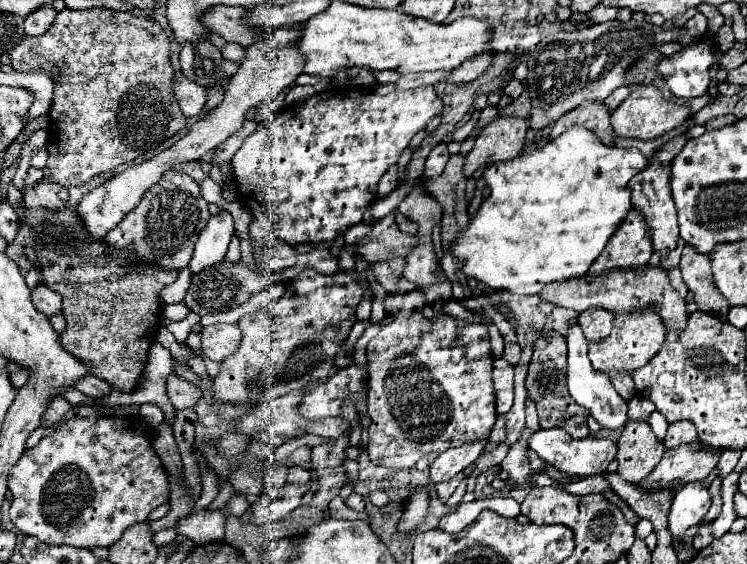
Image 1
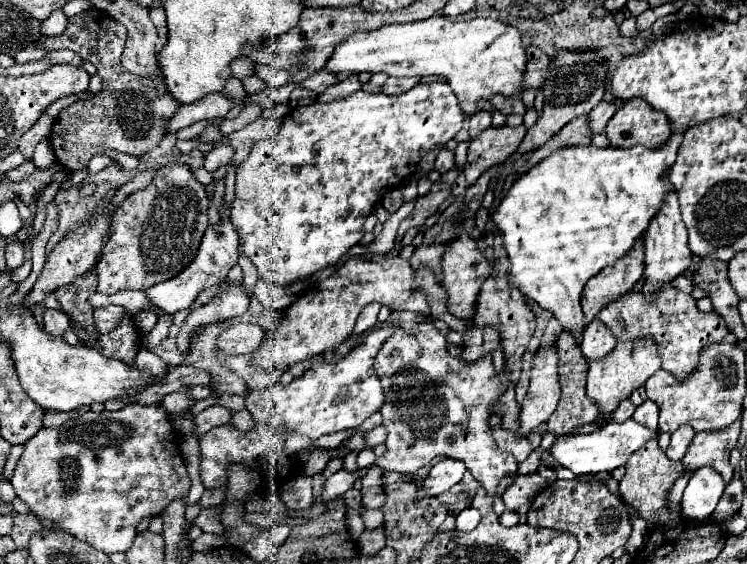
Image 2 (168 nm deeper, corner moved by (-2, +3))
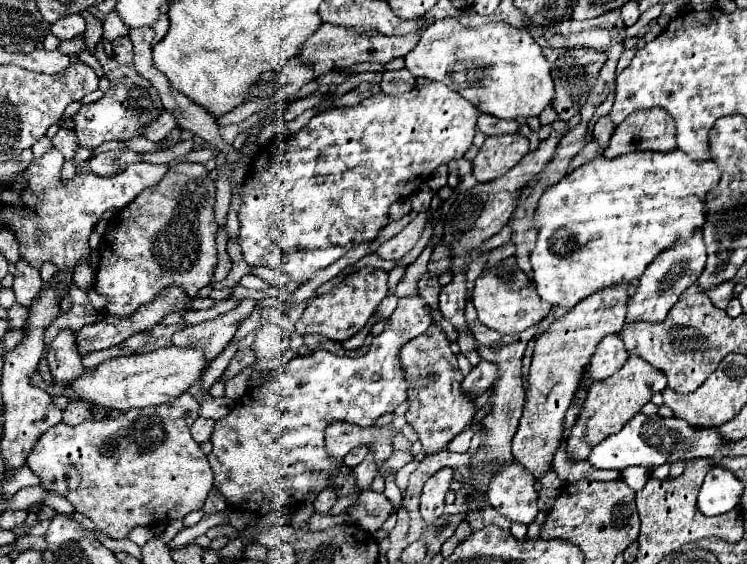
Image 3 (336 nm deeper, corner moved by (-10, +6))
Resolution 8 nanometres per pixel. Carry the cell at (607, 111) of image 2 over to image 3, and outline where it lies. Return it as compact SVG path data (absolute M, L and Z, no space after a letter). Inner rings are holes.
M601 116L601 118L595 122L595 126L593 126L593 138L595 138L597 144L599 144L599 150L605 150L605 148L607 148L613 130L615 130L615 126L611 126L611 118L609 118L609 116Z

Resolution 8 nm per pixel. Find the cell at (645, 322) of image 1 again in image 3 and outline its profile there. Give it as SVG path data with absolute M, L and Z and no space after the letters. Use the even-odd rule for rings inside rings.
M629 356L627 364L611 376L607 382L593 382L593 386L587 392L585 404L581 408L581 414L573 428L567 434L567 456L573 462L587 460L593 446L603 442L607 436L619 432L635 414L641 412L641 408L651 400L653 394L663 392L667 386L667 378L659 374L649 362L643 362L637 356Z

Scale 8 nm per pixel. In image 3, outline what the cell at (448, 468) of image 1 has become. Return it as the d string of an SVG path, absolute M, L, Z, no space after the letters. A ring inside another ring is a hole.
M443 468L437 474L433 474L421 492L421 500L419 500L419 510L421 516L427 524L435 524L441 516L443 516L443 508L445 508L445 494L449 492L453 484L453 470L451 468Z

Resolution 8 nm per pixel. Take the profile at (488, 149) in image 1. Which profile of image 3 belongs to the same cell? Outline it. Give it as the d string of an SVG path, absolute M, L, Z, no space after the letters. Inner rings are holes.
M521 134L487 136L473 160L477 182L491 182L511 170L529 152L529 140Z

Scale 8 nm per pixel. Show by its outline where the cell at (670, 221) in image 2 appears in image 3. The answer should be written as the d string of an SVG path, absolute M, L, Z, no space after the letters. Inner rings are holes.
M693 234L687 242L679 242L679 246L671 246L671 250L665 250L647 266L643 278L639 280L637 292L629 298L627 302L627 318L625 324L629 322L663 322L667 312L673 308L673 304L679 300L679 296L695 282L699 272L703 270L707 260L705 252L705 242L701 234Z

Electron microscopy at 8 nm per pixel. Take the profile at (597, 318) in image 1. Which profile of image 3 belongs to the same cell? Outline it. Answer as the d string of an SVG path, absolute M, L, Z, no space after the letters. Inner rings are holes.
M617 334L603 338L603 342L599 342L599 350L589 366L591 380L595 380L595 382L607 380L627 362L627 358L629 358L629 354L623 346L623 340Z

